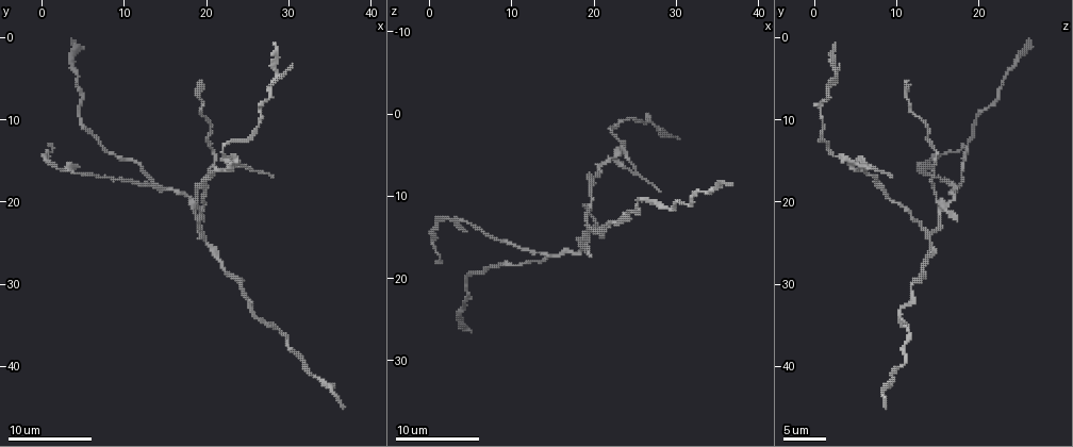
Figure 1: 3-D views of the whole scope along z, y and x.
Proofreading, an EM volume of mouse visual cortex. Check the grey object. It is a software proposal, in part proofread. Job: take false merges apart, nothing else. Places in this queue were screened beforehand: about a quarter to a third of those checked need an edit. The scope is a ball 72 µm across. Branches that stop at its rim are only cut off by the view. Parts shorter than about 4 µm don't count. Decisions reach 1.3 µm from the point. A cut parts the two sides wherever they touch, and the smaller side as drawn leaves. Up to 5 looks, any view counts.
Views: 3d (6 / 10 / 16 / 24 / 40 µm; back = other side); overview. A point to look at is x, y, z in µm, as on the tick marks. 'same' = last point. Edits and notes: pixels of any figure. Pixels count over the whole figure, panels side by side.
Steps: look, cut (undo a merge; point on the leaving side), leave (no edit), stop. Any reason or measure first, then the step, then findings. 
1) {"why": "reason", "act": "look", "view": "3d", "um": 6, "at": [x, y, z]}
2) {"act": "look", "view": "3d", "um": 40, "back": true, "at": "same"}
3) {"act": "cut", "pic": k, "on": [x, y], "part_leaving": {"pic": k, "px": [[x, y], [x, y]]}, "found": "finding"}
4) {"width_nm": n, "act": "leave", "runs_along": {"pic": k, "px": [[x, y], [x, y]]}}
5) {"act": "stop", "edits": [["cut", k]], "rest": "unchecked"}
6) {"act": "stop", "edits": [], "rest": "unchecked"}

{"why": "branch point", "act": "look", "view": "3d", "um": 16, "at": [14.2, 18.2, 17.6]}

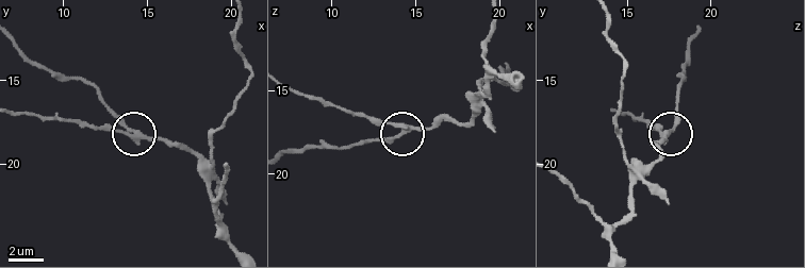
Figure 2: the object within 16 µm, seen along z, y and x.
{"arms": 3, "act": "cut", "pic": 2, "on": [111, 130], "found": "two neurons meet here"}

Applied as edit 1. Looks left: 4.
{"act": "look", "view": "3d", "um": 10, "at": [23.8, 15.2, 5.0]}

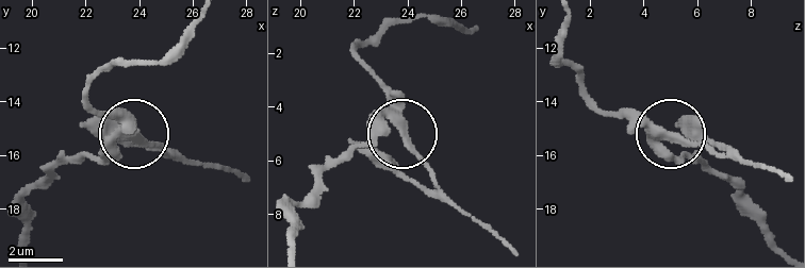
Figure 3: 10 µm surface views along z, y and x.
{"act": "look", "view": "3d", "um": 10, "back": true, "at": [23.8, 15.3, 5.0]}

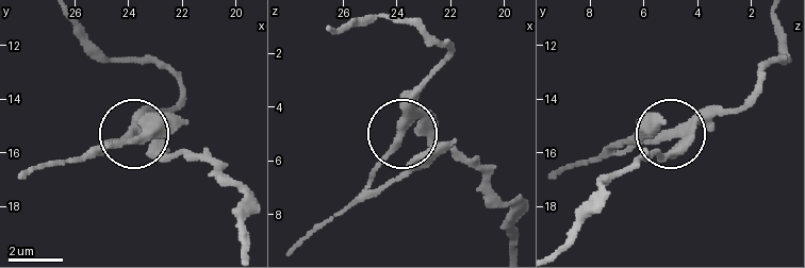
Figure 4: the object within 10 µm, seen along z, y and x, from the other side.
{"side_arm_um": 7, "act": "cut", "pic": 4, "on": [390, 152], "part_leaving": {"pic": 4, "px": [[409, 118], [404, 137], [367, 185], [292, 247]]}, "found": "a second neuron is stuck on"}

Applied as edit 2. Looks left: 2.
{"why": "sudden change in width", "act": "look", "view": "3d", "um": 10, "at": [24.2, 30.0, 12.0]}

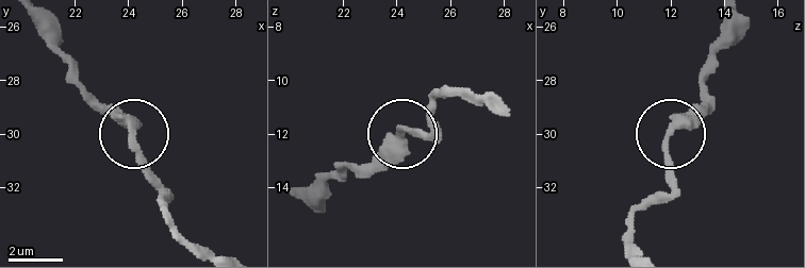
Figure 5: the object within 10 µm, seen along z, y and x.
{"act": "leave", "found": "all the same neuron"}

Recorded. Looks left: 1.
{"act": "stop", "edits": [["cut", 2], ["cut", 4]], "rest": "unchecked"}

